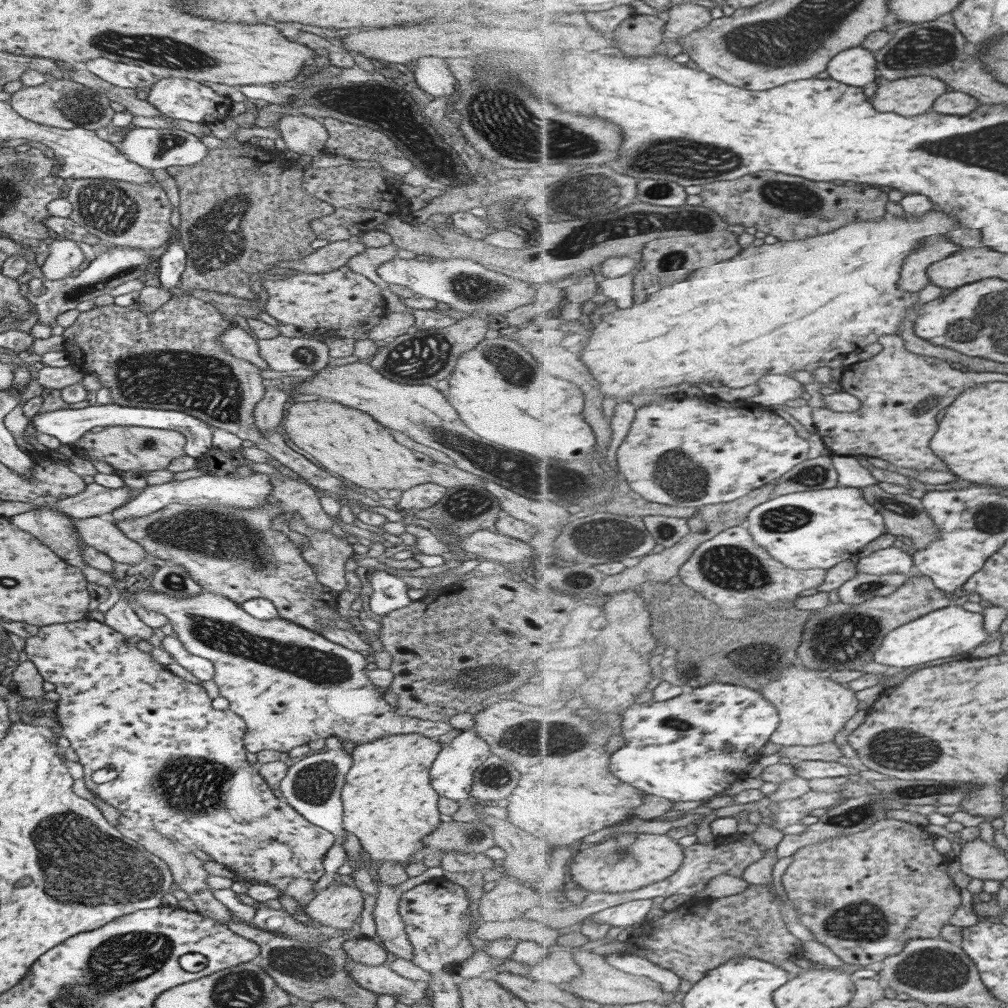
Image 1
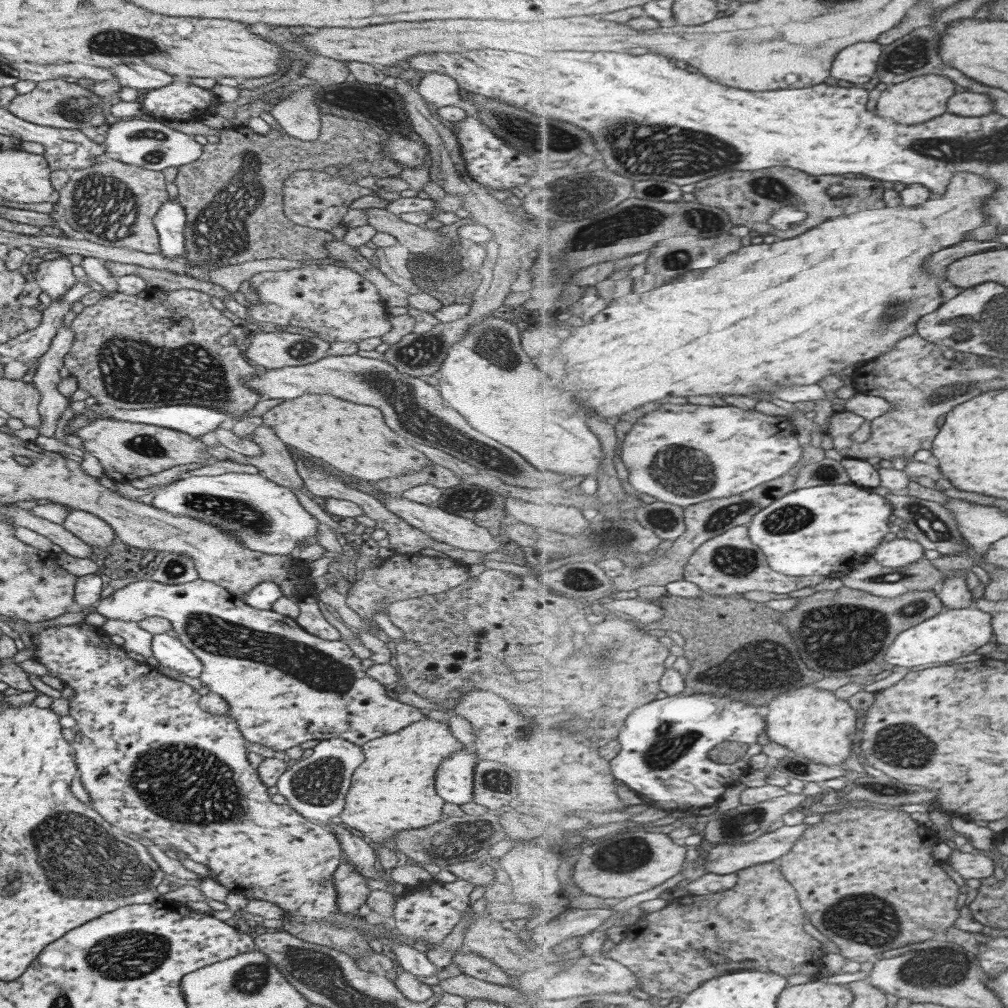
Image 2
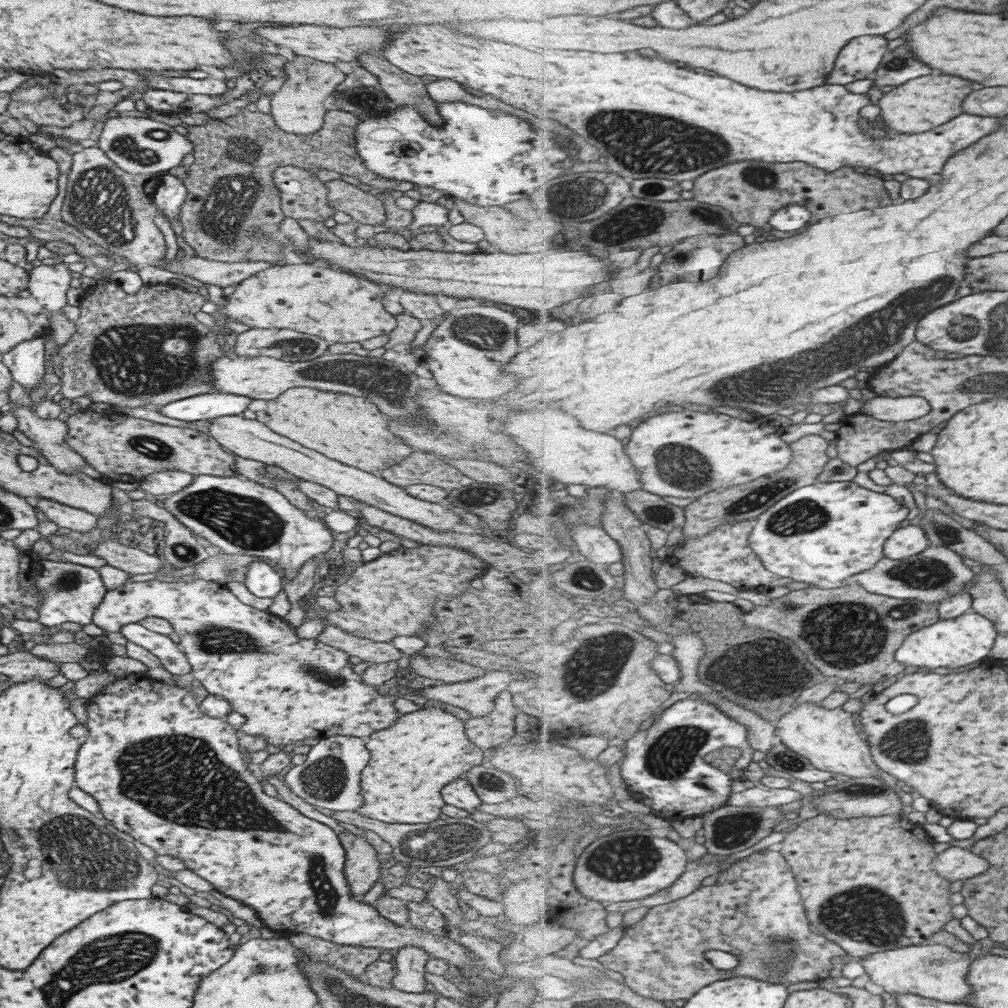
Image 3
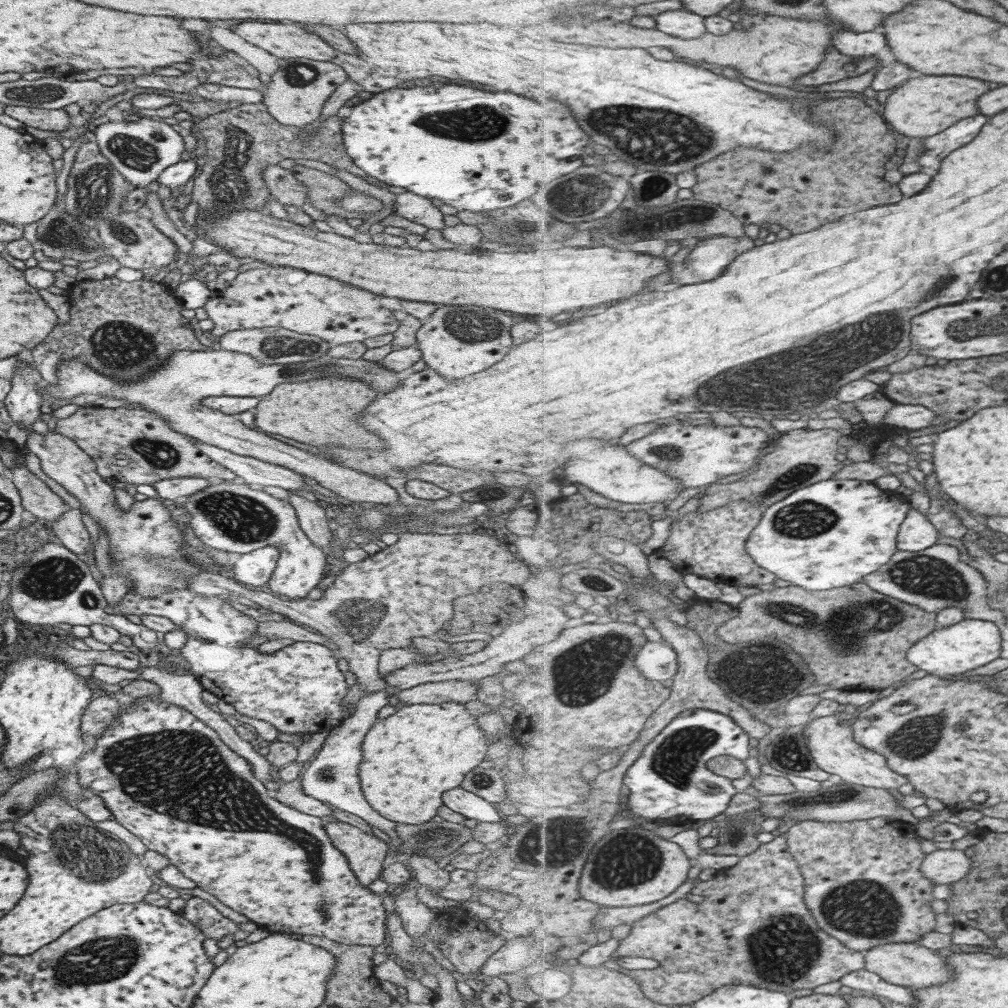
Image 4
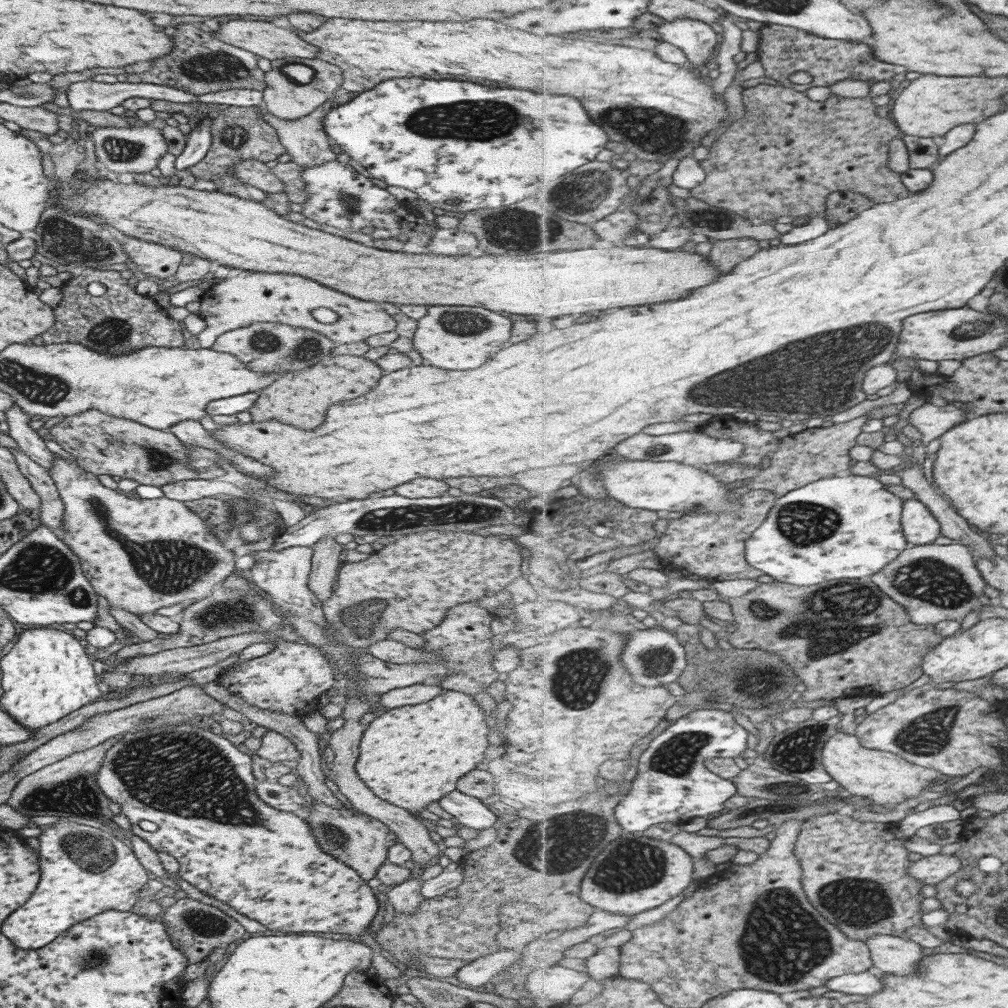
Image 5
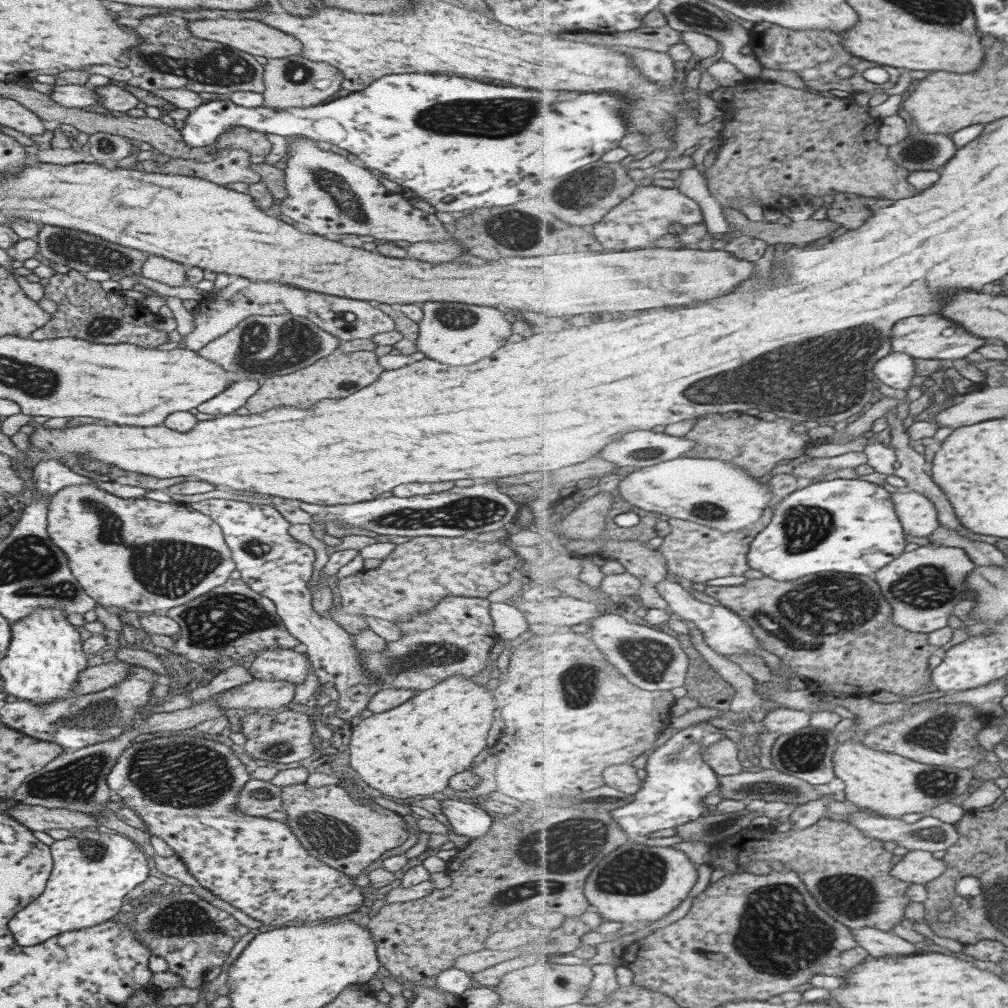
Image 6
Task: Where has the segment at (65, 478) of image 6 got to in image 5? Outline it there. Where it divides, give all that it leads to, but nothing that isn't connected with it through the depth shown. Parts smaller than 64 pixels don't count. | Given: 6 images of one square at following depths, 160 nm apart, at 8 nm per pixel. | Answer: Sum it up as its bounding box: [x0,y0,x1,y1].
[3,404,54,471]

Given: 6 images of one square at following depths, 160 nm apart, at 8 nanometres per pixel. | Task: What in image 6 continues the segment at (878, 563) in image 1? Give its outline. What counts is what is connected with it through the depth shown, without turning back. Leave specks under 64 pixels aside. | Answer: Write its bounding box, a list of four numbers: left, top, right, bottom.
[893,489,940,537]

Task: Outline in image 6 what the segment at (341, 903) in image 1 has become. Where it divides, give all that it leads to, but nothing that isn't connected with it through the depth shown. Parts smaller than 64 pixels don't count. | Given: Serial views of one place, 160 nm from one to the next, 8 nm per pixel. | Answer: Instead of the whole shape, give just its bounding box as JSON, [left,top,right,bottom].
[279,783,408,878]

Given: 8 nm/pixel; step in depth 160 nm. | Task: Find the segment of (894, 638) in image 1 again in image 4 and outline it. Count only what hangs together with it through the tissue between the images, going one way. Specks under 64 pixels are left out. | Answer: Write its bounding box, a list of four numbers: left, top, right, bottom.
[908,619,1003,678]

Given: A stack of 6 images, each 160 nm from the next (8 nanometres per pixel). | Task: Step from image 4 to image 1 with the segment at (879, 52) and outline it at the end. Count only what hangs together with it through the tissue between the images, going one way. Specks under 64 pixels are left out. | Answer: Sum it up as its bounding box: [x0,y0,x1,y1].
[827,46,878,87]

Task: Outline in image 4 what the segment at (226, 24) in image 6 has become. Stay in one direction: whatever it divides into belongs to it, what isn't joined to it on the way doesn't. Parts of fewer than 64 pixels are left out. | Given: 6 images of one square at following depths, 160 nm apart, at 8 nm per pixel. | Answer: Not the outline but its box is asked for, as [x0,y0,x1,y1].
[233,20,337,61]

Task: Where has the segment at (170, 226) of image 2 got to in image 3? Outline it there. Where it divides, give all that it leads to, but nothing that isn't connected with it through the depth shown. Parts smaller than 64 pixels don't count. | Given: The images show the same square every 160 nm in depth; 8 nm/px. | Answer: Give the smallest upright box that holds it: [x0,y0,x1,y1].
[152,171,186,220]

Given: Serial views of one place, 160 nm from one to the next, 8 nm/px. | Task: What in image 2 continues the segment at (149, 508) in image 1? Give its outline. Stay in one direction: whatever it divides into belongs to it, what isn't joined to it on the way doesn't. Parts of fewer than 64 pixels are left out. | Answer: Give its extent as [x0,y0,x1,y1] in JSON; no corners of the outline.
[150,472,320,554]

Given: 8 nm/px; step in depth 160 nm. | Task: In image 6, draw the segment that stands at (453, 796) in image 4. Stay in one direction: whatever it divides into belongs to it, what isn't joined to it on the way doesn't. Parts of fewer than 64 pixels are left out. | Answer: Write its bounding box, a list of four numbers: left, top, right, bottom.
[439,797,492,839]

